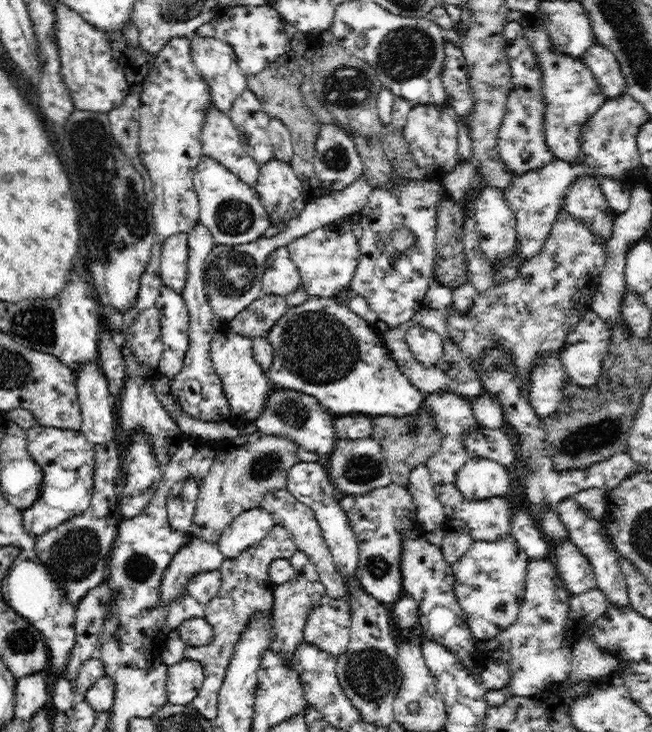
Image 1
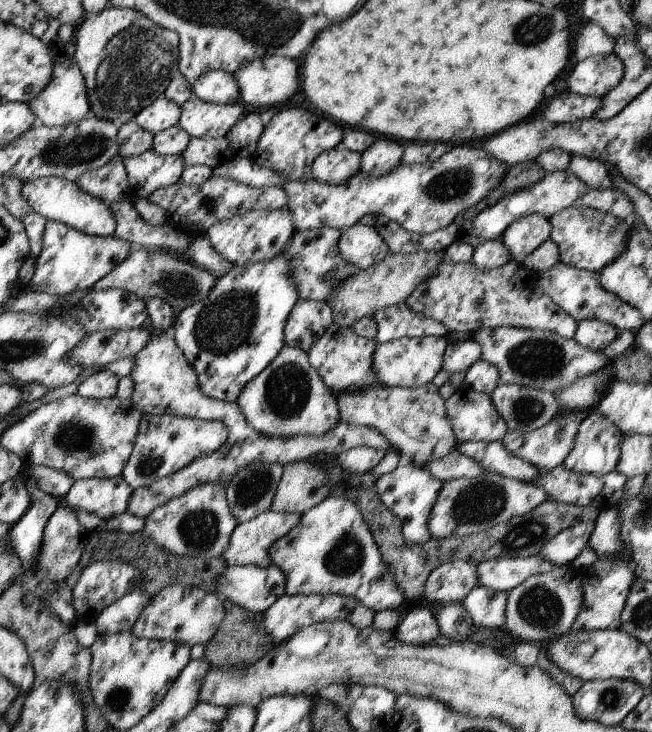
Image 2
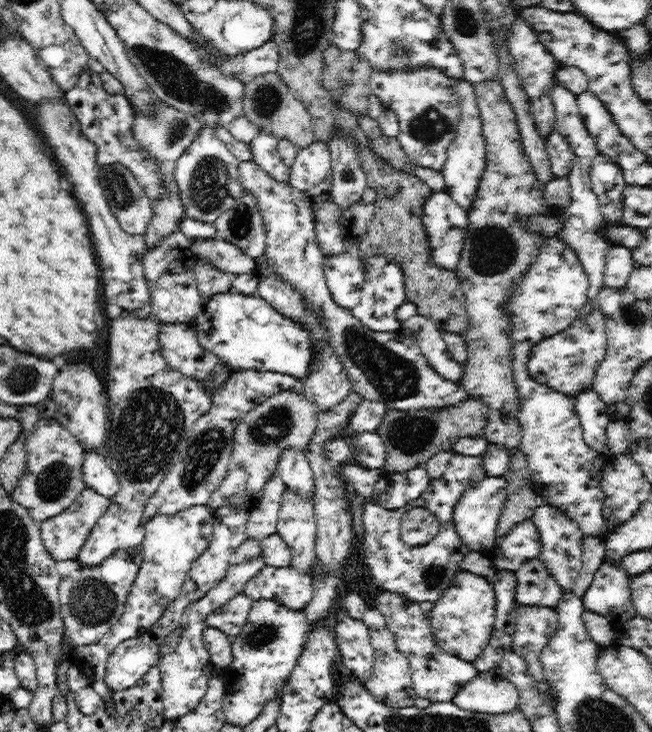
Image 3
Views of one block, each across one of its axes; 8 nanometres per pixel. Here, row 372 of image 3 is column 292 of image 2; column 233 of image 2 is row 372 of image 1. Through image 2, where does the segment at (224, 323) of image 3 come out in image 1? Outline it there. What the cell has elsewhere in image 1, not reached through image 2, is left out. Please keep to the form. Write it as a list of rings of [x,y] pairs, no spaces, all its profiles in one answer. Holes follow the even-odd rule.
[[[309,297],[304,304],[289,310],[272,326],[267,338],[274,347],[272,368],[266,370],[274,386],[294,389],[314,396],[335,416],[338,414],[376,414],[402,418],[416,414],[425,402],[425,393],[418,390],[398,368],[384,343],[383,332],[370,321],[356,315],[336,298]]]

